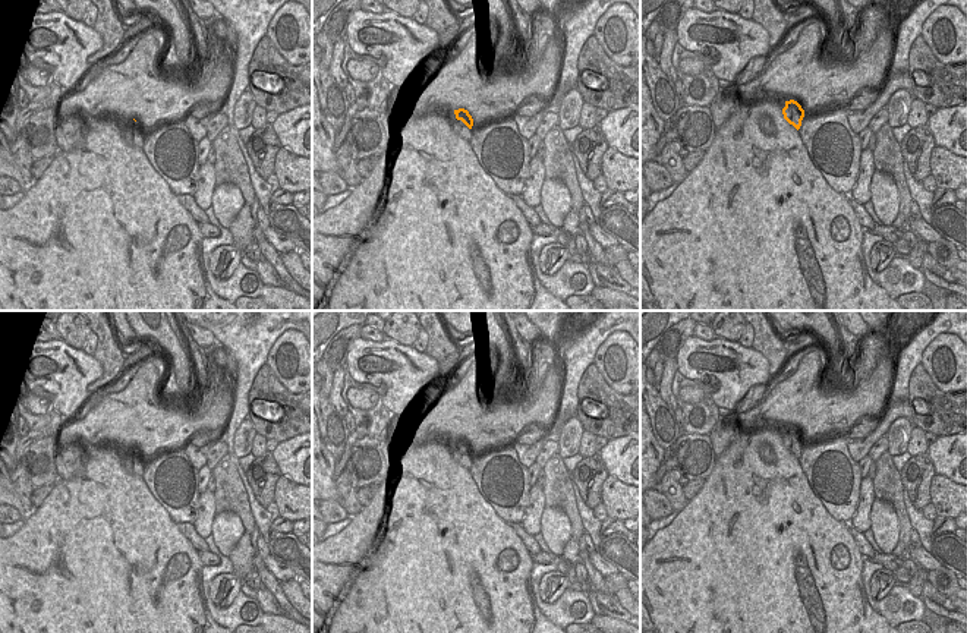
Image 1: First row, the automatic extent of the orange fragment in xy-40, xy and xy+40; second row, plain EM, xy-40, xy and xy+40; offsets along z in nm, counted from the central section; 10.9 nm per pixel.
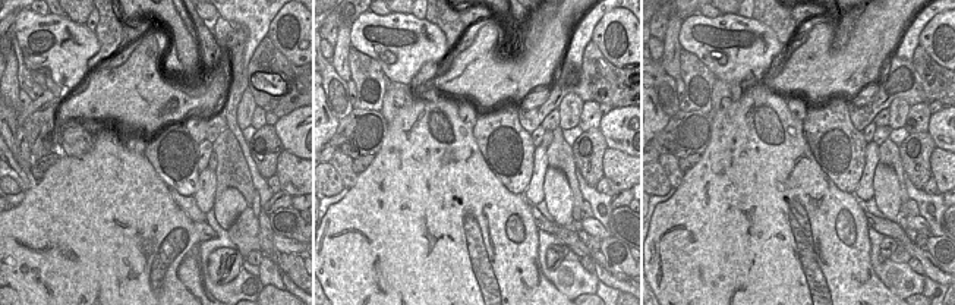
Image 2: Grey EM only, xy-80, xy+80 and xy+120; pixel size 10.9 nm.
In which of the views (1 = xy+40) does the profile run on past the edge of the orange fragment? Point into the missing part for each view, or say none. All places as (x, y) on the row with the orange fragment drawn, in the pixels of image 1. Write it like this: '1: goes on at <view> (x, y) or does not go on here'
1: does not go on here

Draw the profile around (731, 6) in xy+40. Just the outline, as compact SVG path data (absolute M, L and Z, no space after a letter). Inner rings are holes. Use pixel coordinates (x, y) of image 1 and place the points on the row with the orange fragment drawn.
M712 0L715 10L738 13L746 0Z

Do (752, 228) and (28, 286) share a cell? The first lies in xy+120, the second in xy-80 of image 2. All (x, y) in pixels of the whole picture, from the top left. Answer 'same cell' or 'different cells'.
same cell

